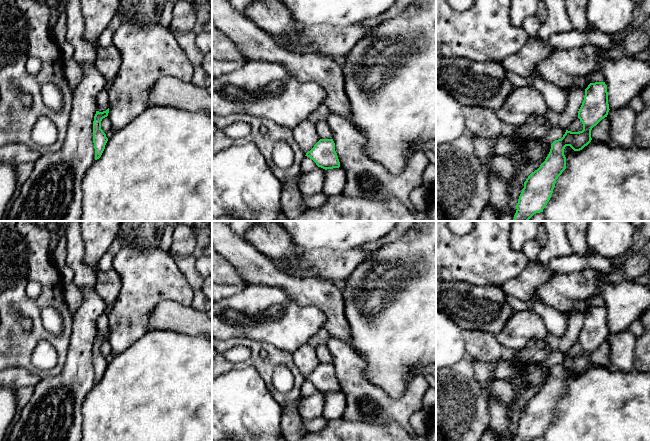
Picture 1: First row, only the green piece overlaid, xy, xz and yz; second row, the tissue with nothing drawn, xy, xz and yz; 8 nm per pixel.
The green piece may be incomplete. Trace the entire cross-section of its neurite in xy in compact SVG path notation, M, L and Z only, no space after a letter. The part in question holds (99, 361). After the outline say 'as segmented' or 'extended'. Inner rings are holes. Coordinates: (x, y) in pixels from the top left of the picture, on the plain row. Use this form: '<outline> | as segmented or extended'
M109 332L106 335L99 336L96 335L93 345L93 367L95 373L95 384L99 383L105 373L105 369L108 365L106 358L101 353L101 345L103 342L107 341L109 337Z | as segmented

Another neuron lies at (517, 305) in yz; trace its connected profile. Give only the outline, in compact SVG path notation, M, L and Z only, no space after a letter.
M506 294L506 301L508 305L514 310L514 312L531 310L529 305Z

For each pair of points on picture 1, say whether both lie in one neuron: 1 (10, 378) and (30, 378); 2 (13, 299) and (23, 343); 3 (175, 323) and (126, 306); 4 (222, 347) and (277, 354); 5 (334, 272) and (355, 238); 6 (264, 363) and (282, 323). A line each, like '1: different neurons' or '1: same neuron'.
1: same neuron
2: same neuron
3: different neurons
4: same neuron
5: different neurons
6: different neurons

